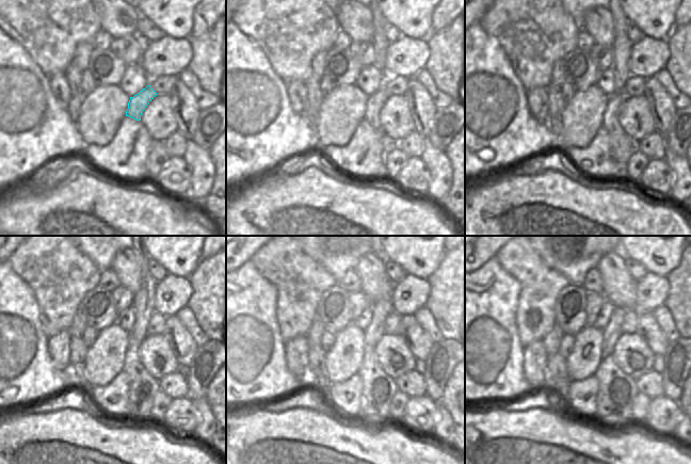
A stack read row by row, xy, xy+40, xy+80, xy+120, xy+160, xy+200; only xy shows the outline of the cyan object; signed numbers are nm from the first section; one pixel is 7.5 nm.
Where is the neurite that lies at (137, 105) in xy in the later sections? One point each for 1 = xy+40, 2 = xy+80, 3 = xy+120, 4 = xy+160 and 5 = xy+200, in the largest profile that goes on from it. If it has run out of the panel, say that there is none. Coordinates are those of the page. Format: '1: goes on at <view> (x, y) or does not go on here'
1: goes on at xy+40 (375, 101)
2: goes on at xy+80 (622, 146)
3: goes on at xy+120 (143, 387)
4: goes on at xy+160 (379, 388)
5: goes on at xy+200 (616, 392)

